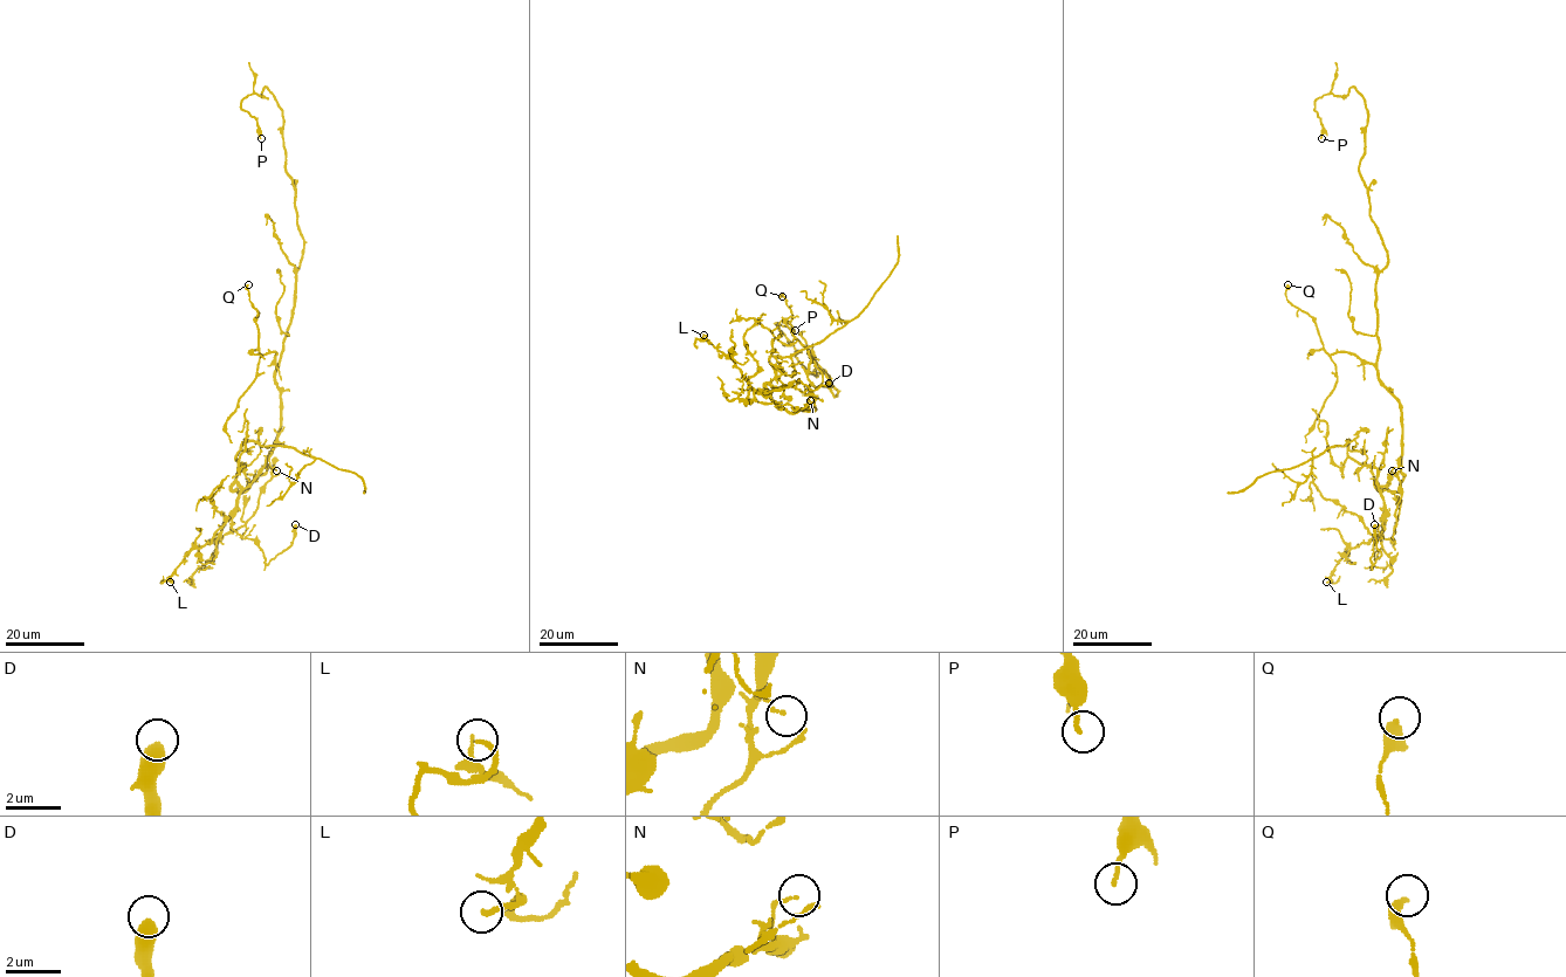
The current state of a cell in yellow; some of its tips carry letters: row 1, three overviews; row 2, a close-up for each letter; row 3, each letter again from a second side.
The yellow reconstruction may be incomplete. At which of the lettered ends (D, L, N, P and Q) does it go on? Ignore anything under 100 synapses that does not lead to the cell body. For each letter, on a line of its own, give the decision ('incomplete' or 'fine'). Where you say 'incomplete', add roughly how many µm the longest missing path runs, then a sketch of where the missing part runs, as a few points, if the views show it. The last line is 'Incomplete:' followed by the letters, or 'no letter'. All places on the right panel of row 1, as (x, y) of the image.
D: fine
L: fine
N: fine
P: fine
Q: fine
Incomplete: no letter

